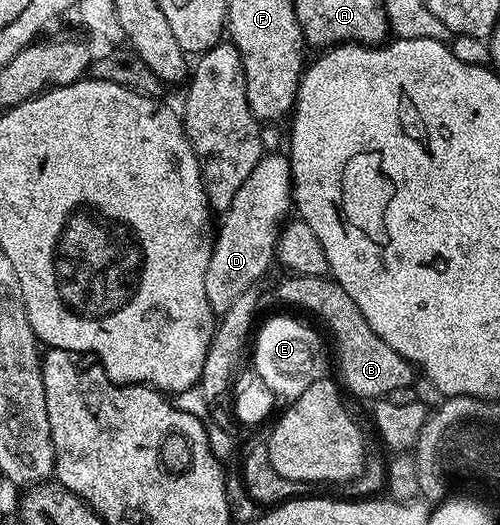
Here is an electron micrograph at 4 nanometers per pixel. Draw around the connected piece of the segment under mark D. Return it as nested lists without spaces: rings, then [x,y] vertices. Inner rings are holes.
[[[265,153],[242,183],[242,188],[234,195],[233,203],[223,211],[224,223],[219,223],[214,234],[210,264],[206,264],[206,300],[210,300],[213,315],[222,316],[230,308],[234,308],[234,300],[253,289],[256,281],[268,270],[268,265],[276,258],[276,242],[280,239],[280,231],[293,209],[292,200],[292,164],[283,153]]]

